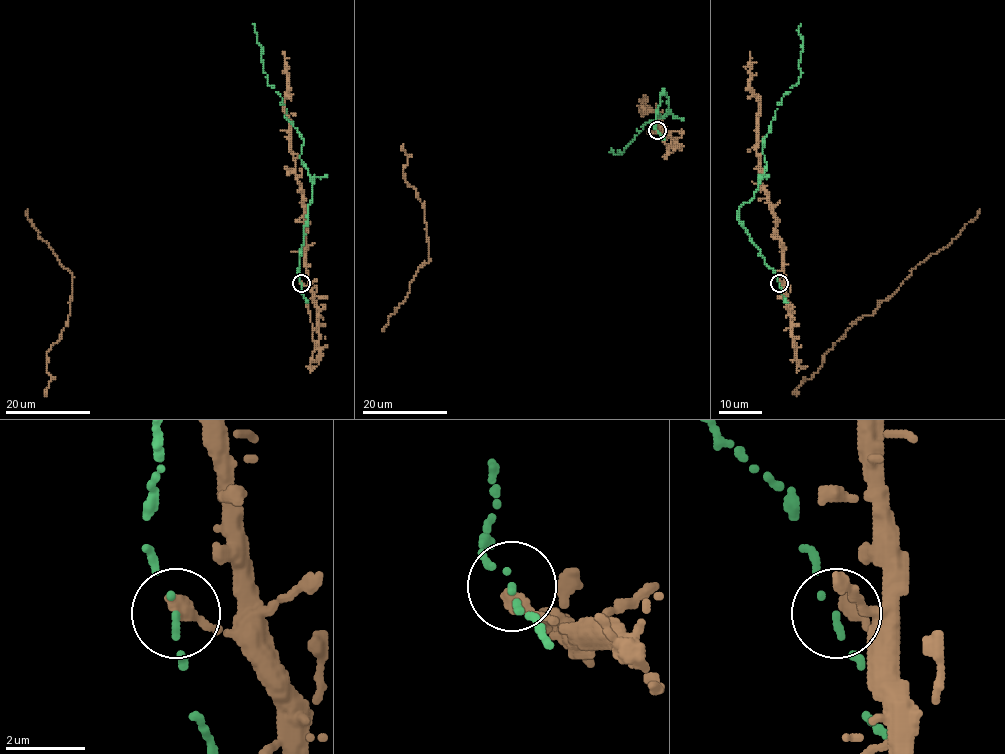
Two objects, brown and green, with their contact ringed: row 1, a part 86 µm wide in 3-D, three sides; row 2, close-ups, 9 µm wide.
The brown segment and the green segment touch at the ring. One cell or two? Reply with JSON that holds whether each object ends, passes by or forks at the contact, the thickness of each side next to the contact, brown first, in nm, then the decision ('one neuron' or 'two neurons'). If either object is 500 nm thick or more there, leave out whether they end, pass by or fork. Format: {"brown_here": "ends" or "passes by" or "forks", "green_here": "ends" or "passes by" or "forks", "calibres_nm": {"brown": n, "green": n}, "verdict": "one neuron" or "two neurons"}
{"brown_here": "ends", "green_here": "passes by", "calibres_nm": {"brown": 400, "green": 110}, "verdict": "one neuron"}

